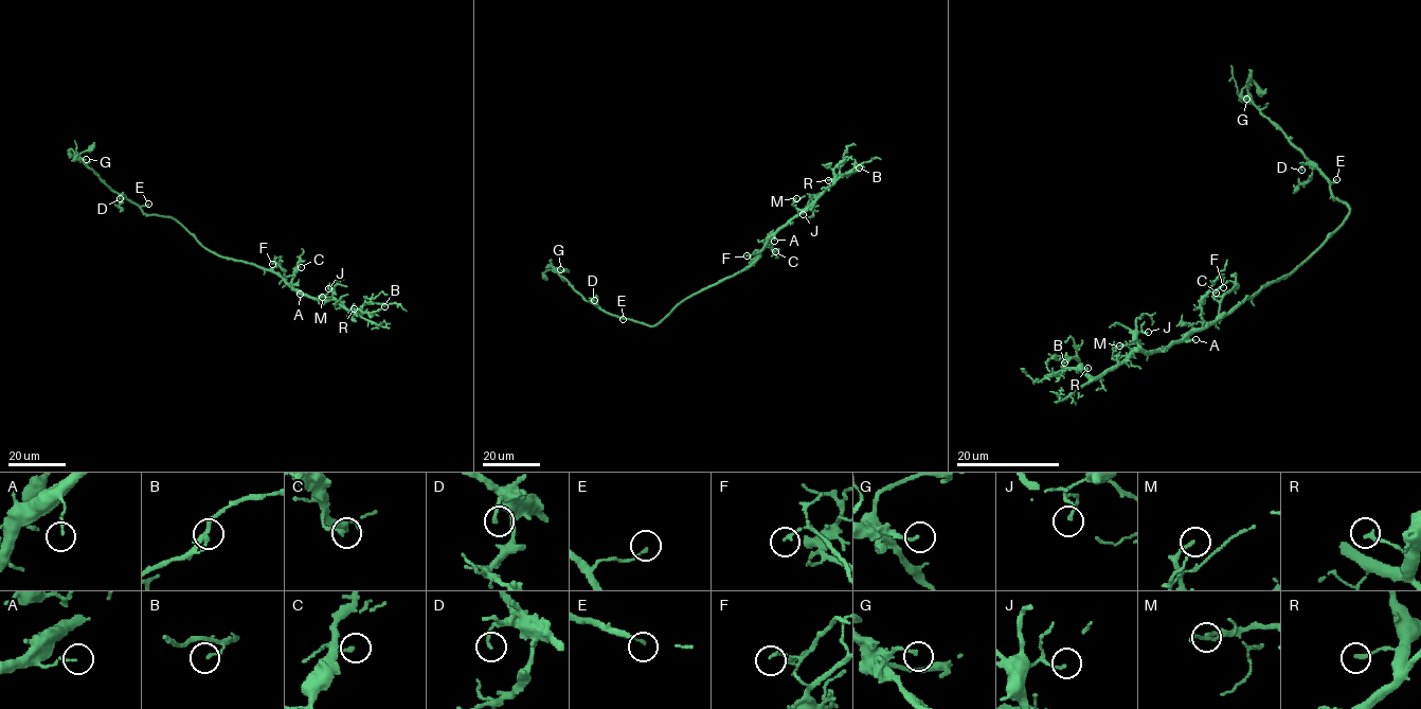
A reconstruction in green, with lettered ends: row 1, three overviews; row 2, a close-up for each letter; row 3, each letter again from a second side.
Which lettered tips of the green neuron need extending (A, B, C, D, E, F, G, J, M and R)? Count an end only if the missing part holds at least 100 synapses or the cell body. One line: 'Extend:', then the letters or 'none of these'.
Extend: none of these

